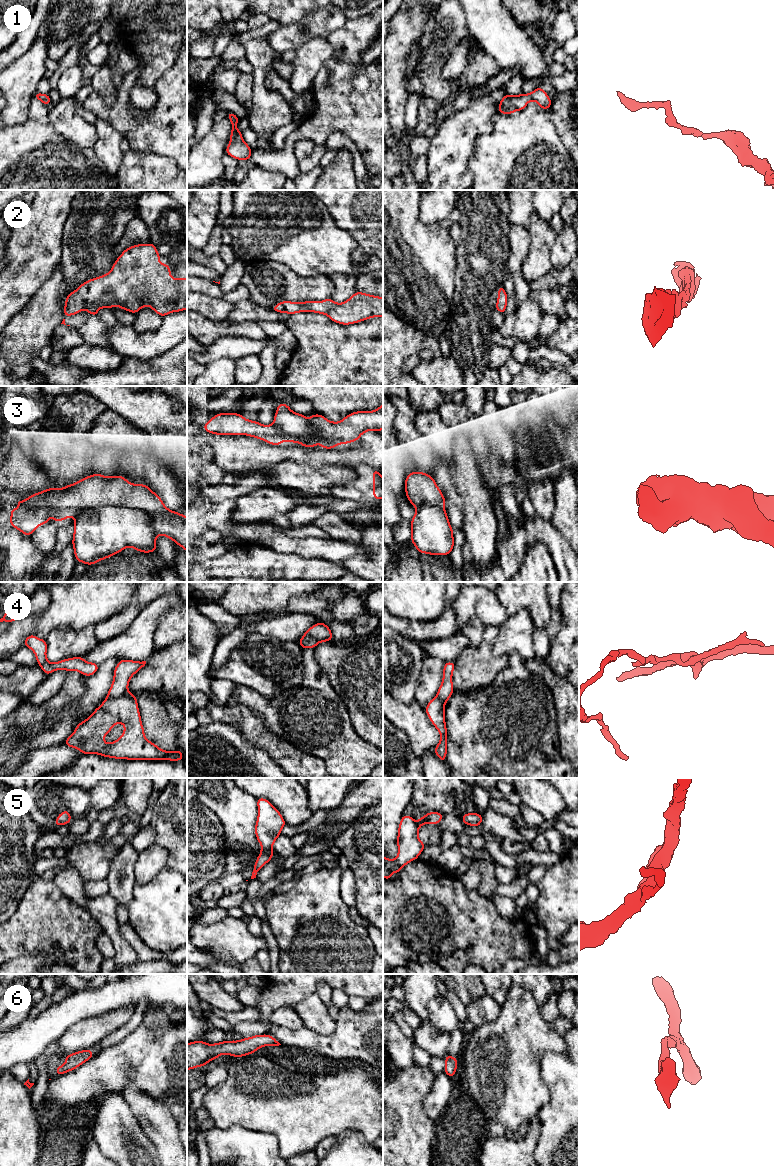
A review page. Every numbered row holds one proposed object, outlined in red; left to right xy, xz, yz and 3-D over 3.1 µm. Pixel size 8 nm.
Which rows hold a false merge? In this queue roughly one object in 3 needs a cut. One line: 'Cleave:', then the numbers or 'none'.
Cleave: 3, 4

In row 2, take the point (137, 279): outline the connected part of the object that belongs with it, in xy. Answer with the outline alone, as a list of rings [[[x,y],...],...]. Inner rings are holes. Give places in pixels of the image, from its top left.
[[[153,243],[137,244],[125,249],[113,264],[111,271],[81,284],[75,291],[68,294],[65,300],[64,317],[80,313],[85,309],[93,316],[97,316],[100,308],[111,309],[117,306],[136,314],[141,308],[149,306],[161,317],[172,312],[187,309],[187,278],[171,278],[170,265],[162,264],[158,259],[161,255]]]

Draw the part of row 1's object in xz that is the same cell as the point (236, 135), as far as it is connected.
[[[227,112],[231,121],[232,130],[230,134],[230,143],[226,147],[226,154],[239,160],[251,160],[252,149],[243,140],[242,132],[236,127],[239,118],[232,112]]]

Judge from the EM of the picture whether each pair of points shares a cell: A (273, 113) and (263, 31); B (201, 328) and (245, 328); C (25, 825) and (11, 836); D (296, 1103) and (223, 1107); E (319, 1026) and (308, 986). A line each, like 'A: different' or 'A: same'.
A: different
B: same
C: same
D: same
E: different

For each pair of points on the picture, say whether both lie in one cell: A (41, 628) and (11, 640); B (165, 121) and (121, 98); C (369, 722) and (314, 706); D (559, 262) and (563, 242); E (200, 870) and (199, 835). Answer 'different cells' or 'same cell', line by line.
A: same cell
B: same cell
C: different cells
D: same cell
E: same cell

